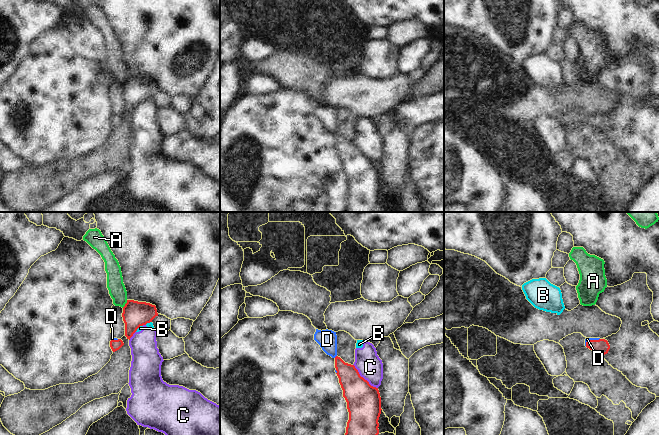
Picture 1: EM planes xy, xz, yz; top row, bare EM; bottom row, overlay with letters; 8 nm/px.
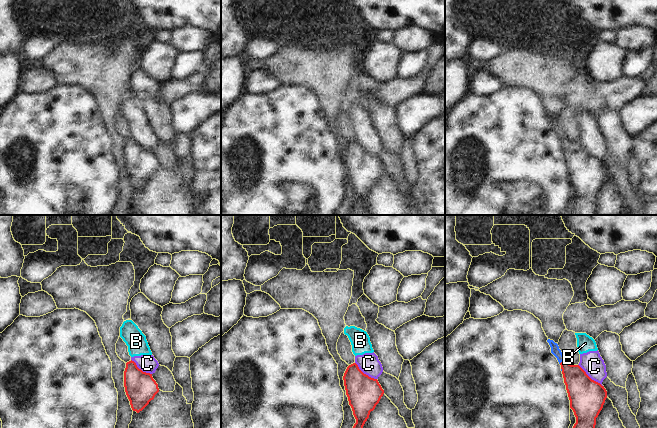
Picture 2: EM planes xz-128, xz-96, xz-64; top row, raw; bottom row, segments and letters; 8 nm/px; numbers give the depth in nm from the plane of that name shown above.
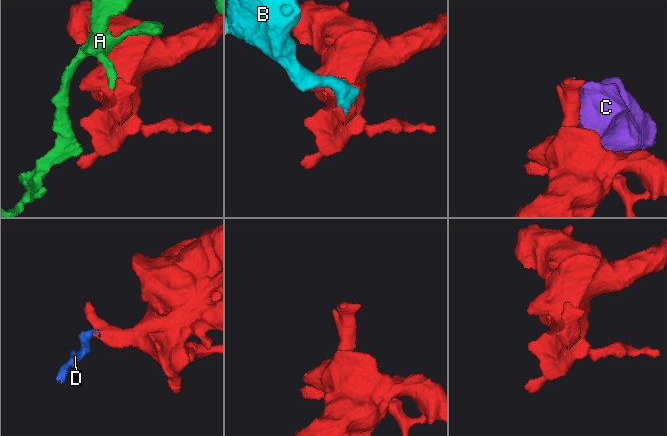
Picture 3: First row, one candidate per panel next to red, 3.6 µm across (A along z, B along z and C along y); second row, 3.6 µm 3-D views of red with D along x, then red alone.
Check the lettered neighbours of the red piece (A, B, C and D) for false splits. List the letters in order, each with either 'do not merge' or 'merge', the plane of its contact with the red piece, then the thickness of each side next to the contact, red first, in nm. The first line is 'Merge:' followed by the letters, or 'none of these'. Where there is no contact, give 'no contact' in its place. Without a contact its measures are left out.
Merge: D
A: do not merge; meets red in xy; 200 nm thick on the red side, 140 nm on the other
B: do not merge; meets red in xy; 200 nm thick on the red side, 30 nm on the other
C: do not merge; meets red in xz; 280 nm thick on the red side, 200 nm on the other
D: merge; meets red in yz; 120 nm thick on the red side, 30 nm on the other

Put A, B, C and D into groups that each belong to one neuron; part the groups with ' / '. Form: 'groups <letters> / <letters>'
groups A / B C / D

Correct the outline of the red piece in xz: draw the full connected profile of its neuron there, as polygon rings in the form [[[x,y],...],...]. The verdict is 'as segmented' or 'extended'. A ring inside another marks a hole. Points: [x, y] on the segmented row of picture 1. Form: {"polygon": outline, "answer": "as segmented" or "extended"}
{"polygon": [[[316,329],[314,340],[327,355],[335,359],[335,372],[349,412],[345,435],[378,435],[382,410],[378,388],[361,377],[354,365],[345,363],[337,356],[336,332]]], "answer": "extended"}

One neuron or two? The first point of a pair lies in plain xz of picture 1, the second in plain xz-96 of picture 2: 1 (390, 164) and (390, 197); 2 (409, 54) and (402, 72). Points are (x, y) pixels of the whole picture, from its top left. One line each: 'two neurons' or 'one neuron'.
1: two neurons
2: one neuron

